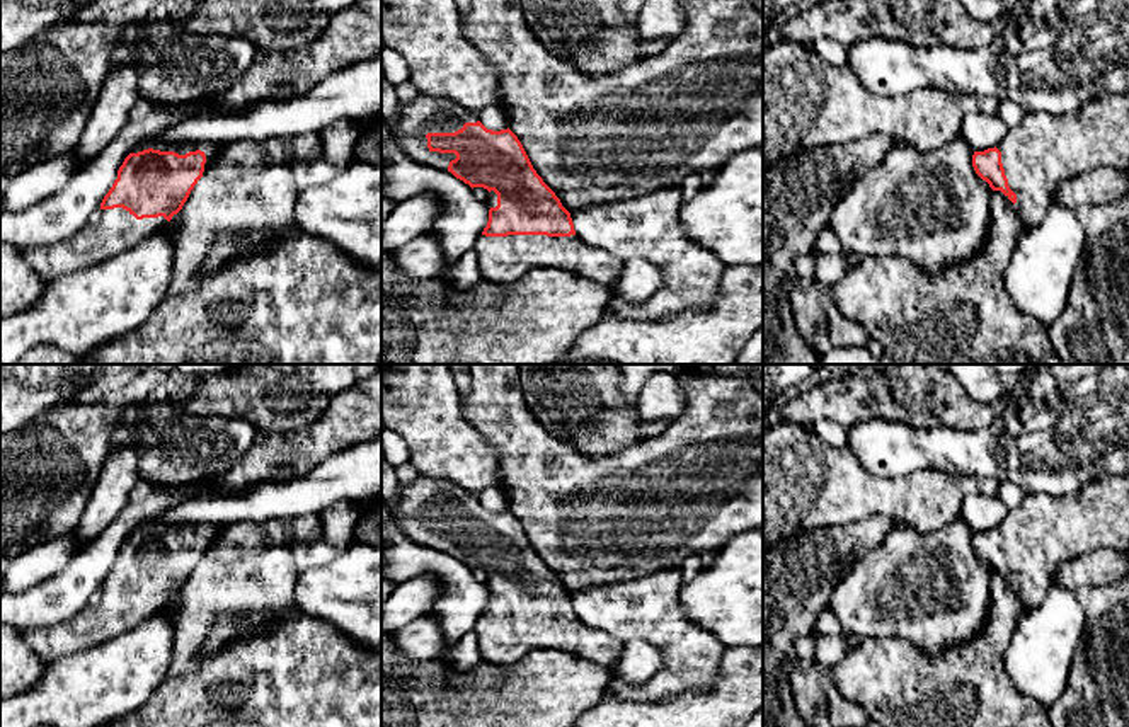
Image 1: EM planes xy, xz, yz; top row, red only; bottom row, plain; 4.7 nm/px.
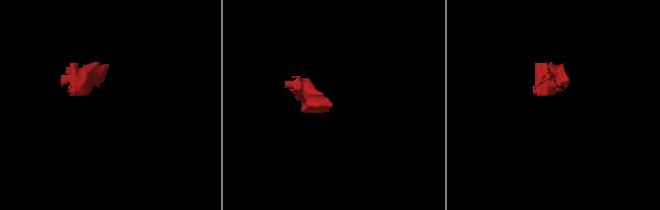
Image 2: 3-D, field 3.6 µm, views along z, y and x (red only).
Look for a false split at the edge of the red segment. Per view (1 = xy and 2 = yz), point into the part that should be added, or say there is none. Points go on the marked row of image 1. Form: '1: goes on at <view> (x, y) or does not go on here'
1: goes on at xy (116, 232)
2: goes on at yz (1044, 150)

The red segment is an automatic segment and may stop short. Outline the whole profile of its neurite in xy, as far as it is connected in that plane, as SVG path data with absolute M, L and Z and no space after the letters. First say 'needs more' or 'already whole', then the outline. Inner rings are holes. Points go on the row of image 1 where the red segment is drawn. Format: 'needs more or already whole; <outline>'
needs more; M157 138L135 146L100 203L100 220L58 245L22 250L26 264L51 283L136 247L182 209L221 146Z

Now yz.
needs more; M1129 89L1122 94L1105 94L1076 114L1027 112L998 146L974 152L972 167L993 191L1001 191L1015 204L1023 230L1030 230L1044 218L1066 179L1095 169L1129 174Z

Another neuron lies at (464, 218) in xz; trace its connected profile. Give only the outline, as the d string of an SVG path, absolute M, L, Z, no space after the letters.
M381 119L381 180L385 194L402 203L431 192L443 203L443 213L427 232L439 240L448 267L472 250L489 221L489 208L473 196L468 184L448 170L421 165L405 157L387 135Z

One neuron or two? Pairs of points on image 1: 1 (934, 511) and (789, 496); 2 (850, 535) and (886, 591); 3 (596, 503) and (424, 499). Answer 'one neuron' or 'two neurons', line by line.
1: one neuron
2: two neurons
3: two neurons

